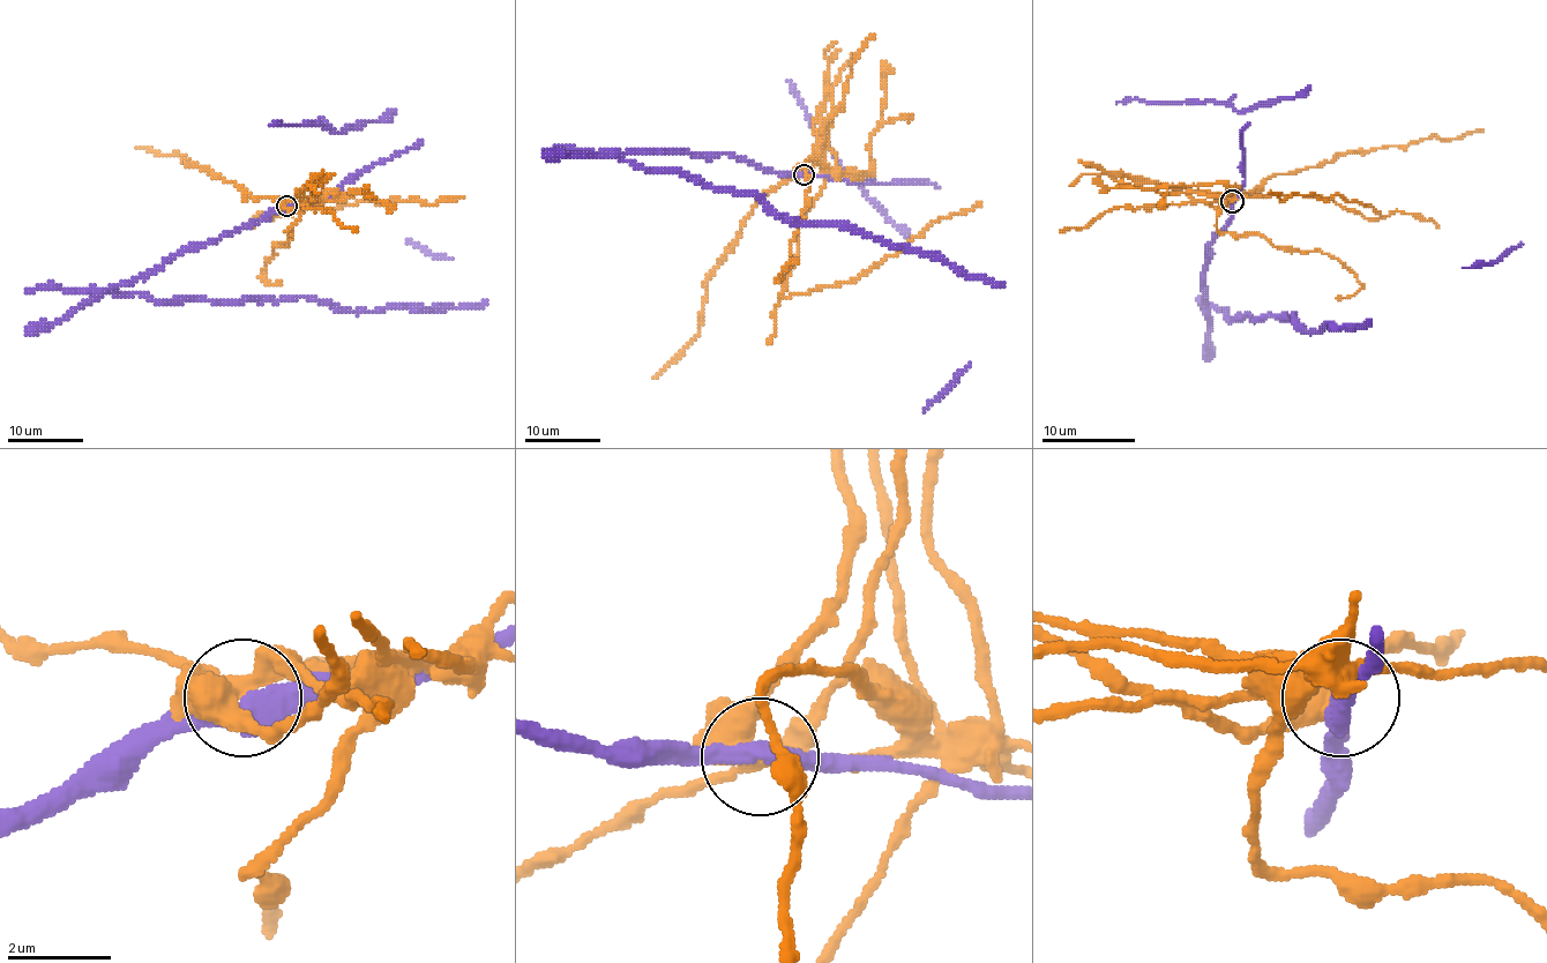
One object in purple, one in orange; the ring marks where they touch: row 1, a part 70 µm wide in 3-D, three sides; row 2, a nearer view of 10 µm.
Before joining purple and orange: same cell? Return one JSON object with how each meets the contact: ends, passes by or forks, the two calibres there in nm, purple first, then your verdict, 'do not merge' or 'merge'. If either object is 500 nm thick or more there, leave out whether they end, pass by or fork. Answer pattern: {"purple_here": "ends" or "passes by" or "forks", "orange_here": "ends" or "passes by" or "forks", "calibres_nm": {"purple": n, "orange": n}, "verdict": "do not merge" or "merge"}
{"purple_here": "passes by", "orange_here": "forks", "calibres_nm": {"purple": 420, "orange": 380}, "verdict": "do not merge"}

